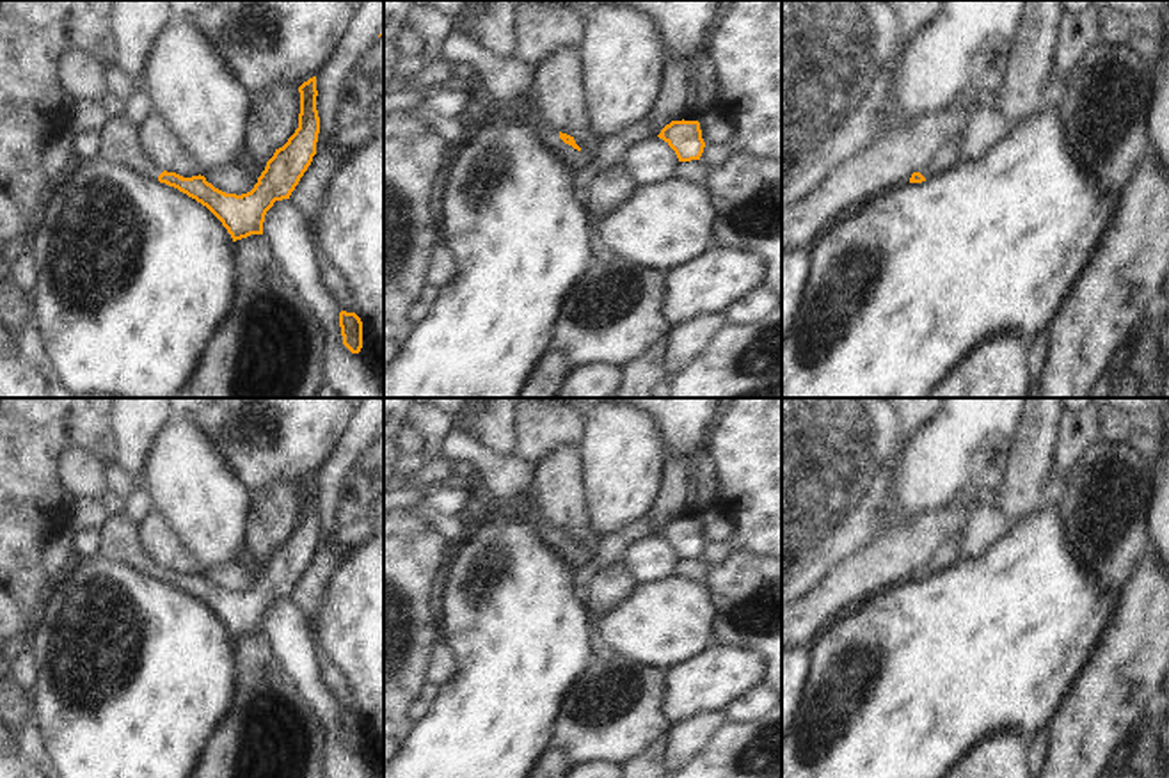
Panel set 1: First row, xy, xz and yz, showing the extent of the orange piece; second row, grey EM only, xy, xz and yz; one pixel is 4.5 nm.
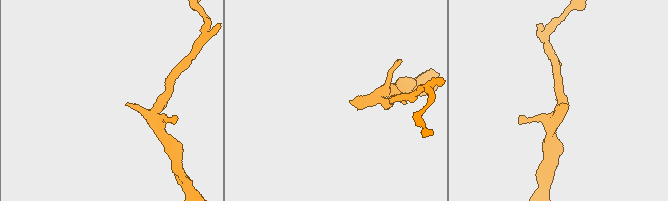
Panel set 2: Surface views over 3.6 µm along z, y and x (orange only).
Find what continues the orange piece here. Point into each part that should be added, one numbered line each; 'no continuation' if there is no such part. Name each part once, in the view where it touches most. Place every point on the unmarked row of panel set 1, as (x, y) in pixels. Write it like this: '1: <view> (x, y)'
1: xz (549, 535)

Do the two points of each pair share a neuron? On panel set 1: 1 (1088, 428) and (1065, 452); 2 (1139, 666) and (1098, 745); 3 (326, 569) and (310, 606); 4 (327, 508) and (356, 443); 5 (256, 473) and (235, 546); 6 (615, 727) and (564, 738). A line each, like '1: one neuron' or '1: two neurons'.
1: one neuron
2: one neuron
3: one neuron
4: one neuron
5: two neurons
6: one neuron

